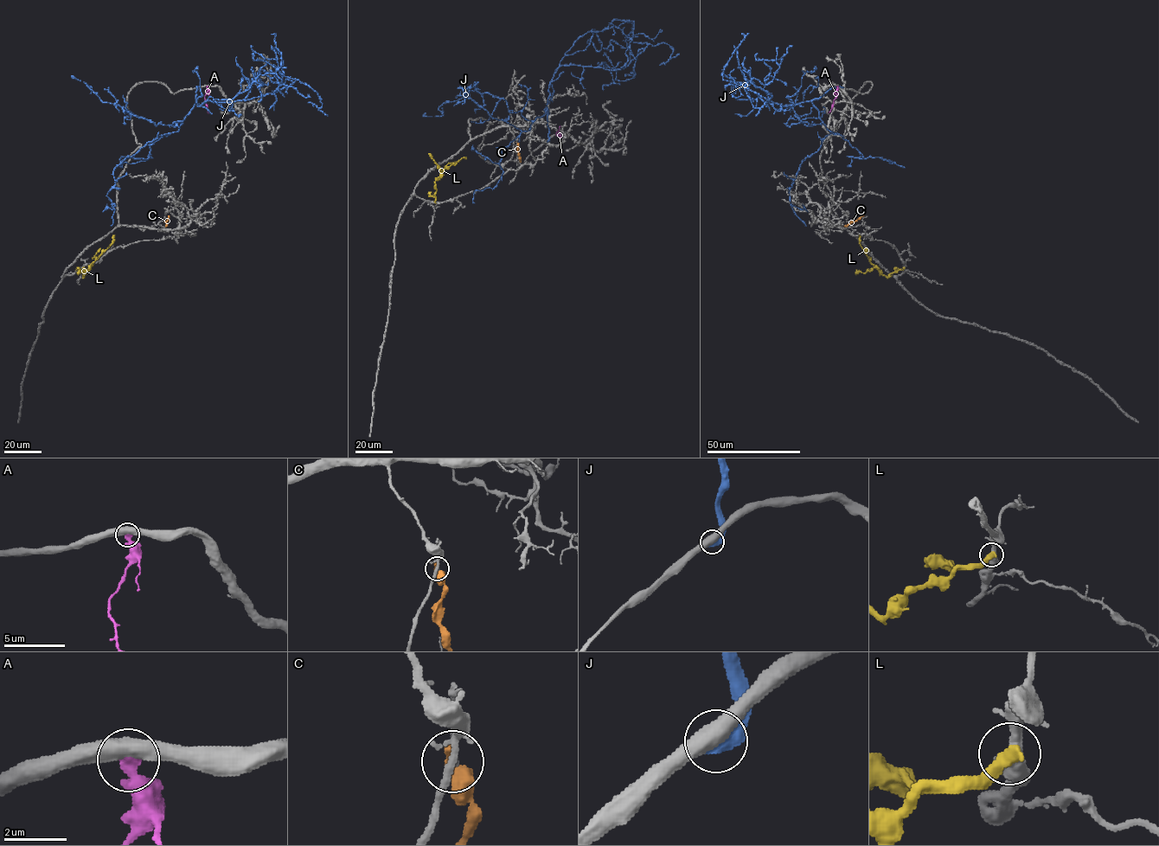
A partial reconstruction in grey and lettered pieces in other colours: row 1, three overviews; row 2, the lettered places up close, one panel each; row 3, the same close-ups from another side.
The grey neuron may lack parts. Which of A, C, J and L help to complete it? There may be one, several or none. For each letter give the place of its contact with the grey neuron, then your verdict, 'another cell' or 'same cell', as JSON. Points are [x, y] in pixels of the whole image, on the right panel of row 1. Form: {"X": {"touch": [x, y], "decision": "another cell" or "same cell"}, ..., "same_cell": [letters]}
{"A": {"touch": [836, 86], "decision": "another cell"}, "C": {"touch": [844, 225], "decision": "another cell"}, "J": {"touch": [842, 87], "decision": "another cell"}, "L": {"touch": [904, 267], "decision": "another cell"}, "same_cell": []}

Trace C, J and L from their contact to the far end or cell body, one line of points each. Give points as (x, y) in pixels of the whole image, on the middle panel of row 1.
C: (517, 143), (520, 161)
J: (547, 141), (549, 83), (560, 66), (623, 69), (644, 49), (625, 80), (616, 79), (604, 55)
L: (435, 202), (435, 180), (445, 169), (465, 157)

